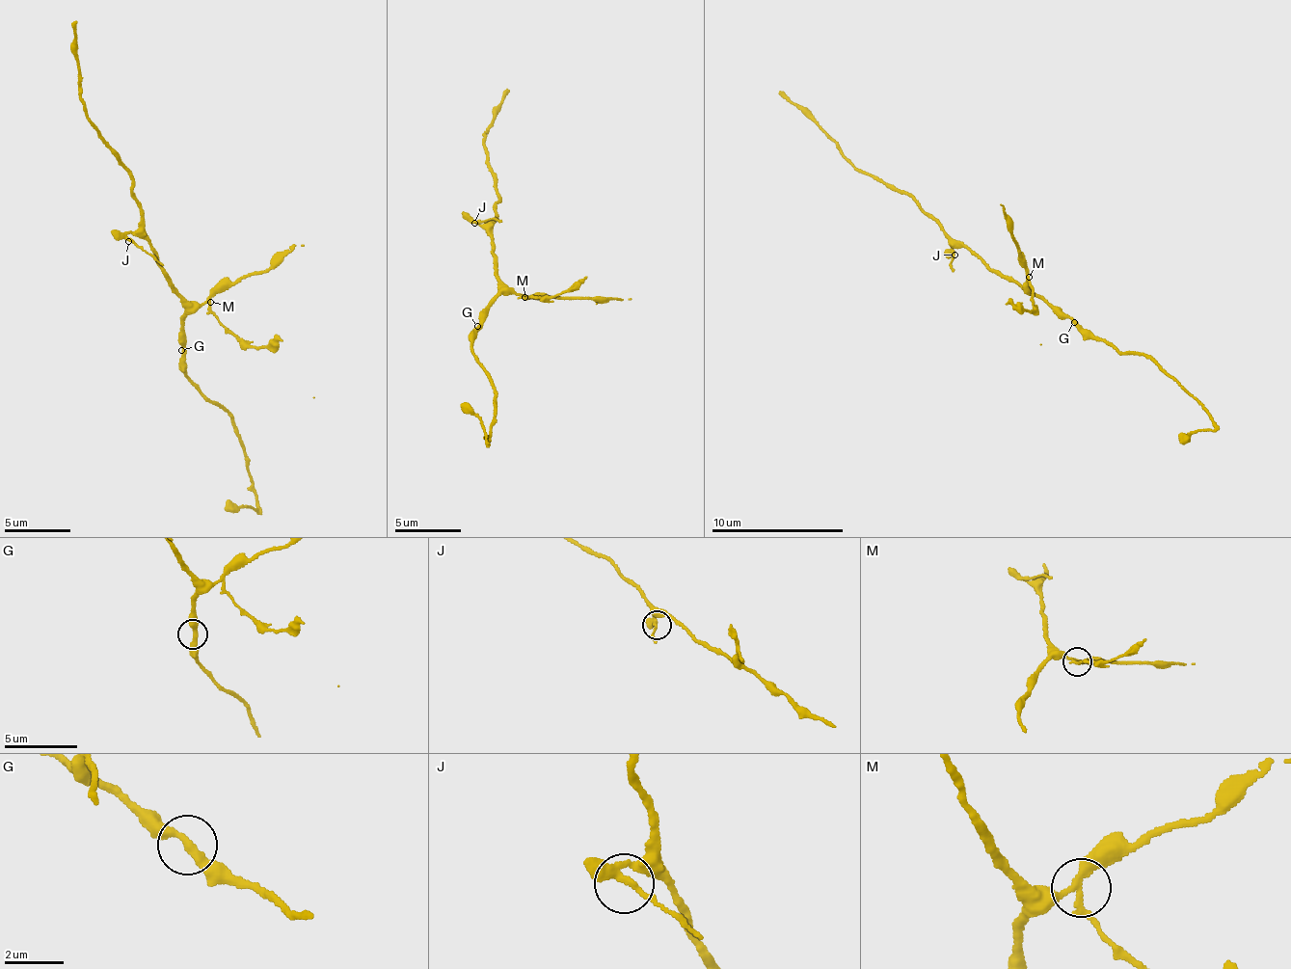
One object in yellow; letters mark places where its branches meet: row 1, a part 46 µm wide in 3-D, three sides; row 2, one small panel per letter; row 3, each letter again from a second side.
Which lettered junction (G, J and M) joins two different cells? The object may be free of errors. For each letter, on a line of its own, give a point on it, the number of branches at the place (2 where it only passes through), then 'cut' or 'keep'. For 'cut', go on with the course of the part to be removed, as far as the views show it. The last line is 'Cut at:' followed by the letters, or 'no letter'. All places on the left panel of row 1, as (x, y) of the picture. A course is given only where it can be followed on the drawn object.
G: (181, 350) | 2 | keep
J: (128, 241) | 3 | keep
M: (210, 302) | 3 | cut | (211, 301), (215, 317), (253, 346), (283, 339)
Cut at: M

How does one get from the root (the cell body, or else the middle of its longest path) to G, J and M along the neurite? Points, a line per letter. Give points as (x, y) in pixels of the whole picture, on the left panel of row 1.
G: (173, 287), (182, 299), (186, 312), (182, 325), (186, 342), (181, 350)
J: (173, 287), (152, 248), (143, 238), (128, 241)
M: (173, 287), (189, 302), (211, 301)

